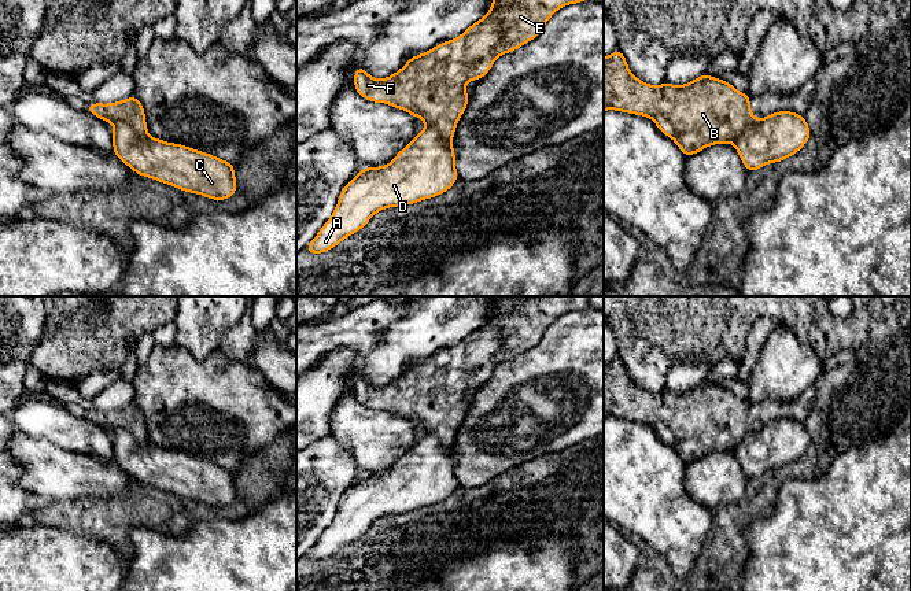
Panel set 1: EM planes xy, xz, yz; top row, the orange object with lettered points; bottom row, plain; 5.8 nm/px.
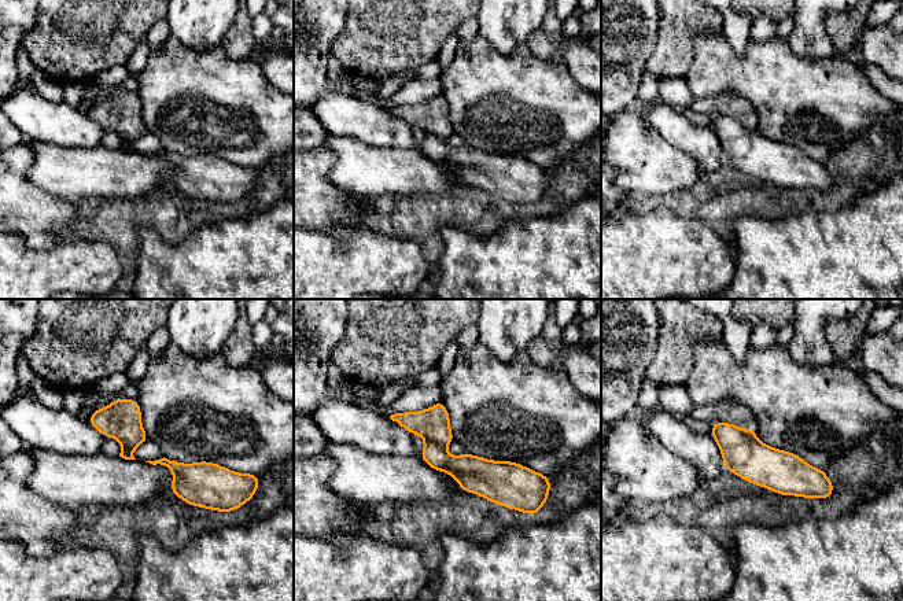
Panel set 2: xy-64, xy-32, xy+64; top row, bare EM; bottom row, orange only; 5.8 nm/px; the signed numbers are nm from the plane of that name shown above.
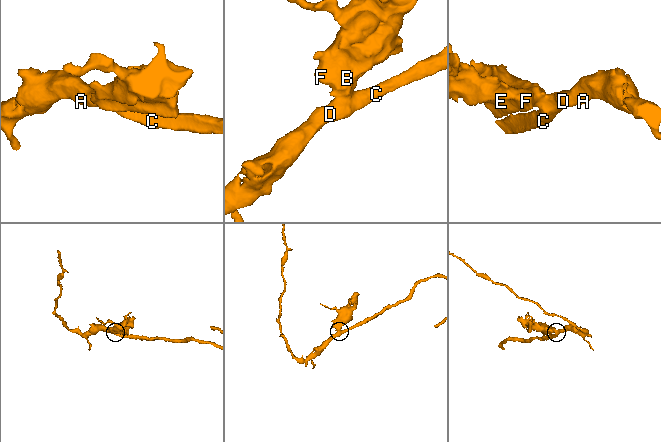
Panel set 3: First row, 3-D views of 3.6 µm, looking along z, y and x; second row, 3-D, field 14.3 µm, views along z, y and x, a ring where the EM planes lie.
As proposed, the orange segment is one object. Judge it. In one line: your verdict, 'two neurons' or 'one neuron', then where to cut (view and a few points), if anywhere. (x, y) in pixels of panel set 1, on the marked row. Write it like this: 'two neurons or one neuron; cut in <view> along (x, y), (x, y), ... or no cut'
two neurons; cut in xy along (113, 122), (126, 122), (137, 133), (146, 135)

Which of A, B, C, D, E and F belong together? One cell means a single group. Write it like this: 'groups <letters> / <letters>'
groups A C D / B E F

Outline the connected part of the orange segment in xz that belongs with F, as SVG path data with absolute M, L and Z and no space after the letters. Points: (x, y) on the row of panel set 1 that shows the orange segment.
M493 0L487 15L462 34L412 56L401 70L387 78L376 80L358 66L354 70L354 88L361 97L372 103L386 103L413 118L420 117L425 128L438 129L442 138L450 143L469 101L465 84L471 80L480 81L497 58L536 38L557 10L582 1L586 0Z

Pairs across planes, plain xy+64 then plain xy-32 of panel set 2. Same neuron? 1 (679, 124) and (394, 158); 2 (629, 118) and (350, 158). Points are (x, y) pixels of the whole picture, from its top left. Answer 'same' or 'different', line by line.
1: different
2: same

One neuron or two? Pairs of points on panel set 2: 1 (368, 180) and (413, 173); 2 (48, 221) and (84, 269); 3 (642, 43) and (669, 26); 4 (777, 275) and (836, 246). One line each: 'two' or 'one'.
1: one
2: two
3: two
4: one

